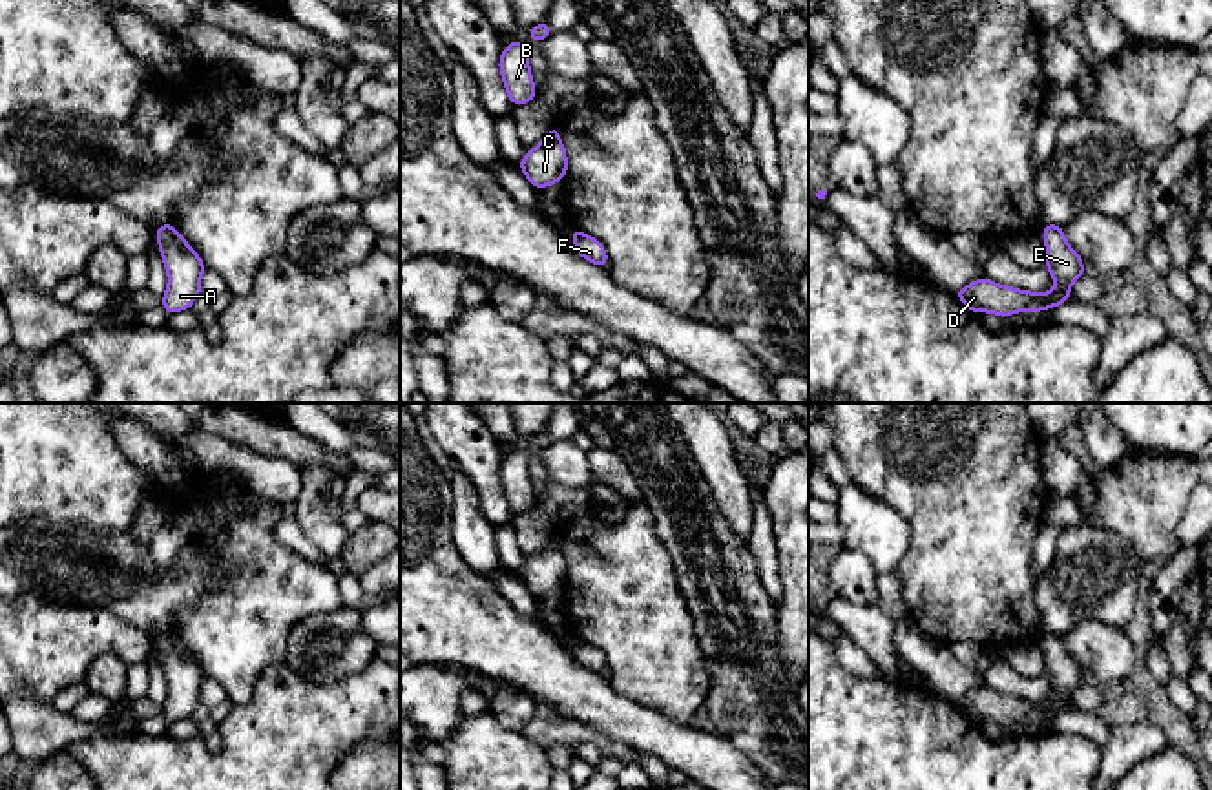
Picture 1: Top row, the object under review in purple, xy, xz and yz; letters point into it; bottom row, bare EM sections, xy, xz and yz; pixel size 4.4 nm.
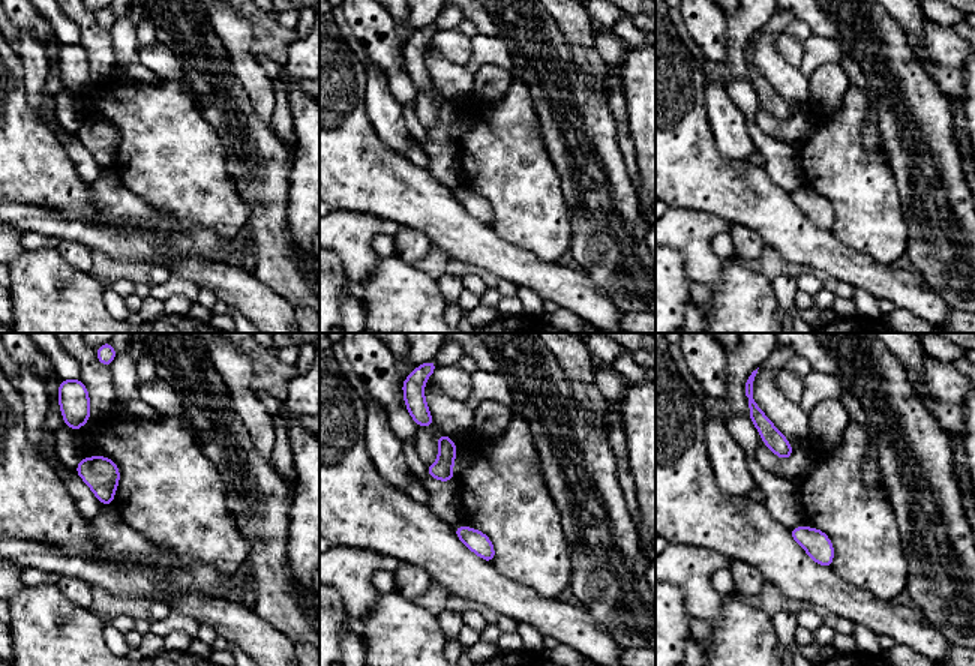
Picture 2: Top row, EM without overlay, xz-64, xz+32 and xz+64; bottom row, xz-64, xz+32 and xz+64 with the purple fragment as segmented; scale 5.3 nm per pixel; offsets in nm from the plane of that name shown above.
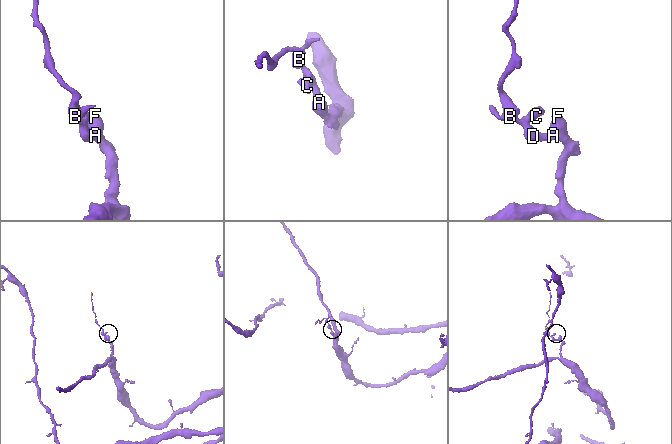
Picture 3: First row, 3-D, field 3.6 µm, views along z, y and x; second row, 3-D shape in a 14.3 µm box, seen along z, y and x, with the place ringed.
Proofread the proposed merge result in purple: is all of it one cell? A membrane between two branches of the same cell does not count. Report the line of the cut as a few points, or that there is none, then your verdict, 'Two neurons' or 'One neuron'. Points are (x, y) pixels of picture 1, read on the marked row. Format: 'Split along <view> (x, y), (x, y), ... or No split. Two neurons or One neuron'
No split. One neuron

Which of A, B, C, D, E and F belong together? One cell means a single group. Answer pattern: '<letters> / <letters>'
A B C D E F

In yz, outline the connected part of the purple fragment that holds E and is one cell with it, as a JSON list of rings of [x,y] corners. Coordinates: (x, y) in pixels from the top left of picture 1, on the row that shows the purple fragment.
[[[1042,224],[1046,259],[1055,290],[1029,292],[993,283],[987,277],[975,279],[955,296],[971,312],[993,312],[1006,319],[1015,312],[1040,312],[1062,305],[1070,299],[1070,286],[1084,274],[1086,266],[1081,255],[1066,243],[1064,226]]]

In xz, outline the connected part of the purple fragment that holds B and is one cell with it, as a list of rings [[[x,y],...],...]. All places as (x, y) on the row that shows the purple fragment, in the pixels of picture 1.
[[[513,38],[513,42],[502,49],[498,68],[513,106],[522,106],[537,99],[528,42]]]

